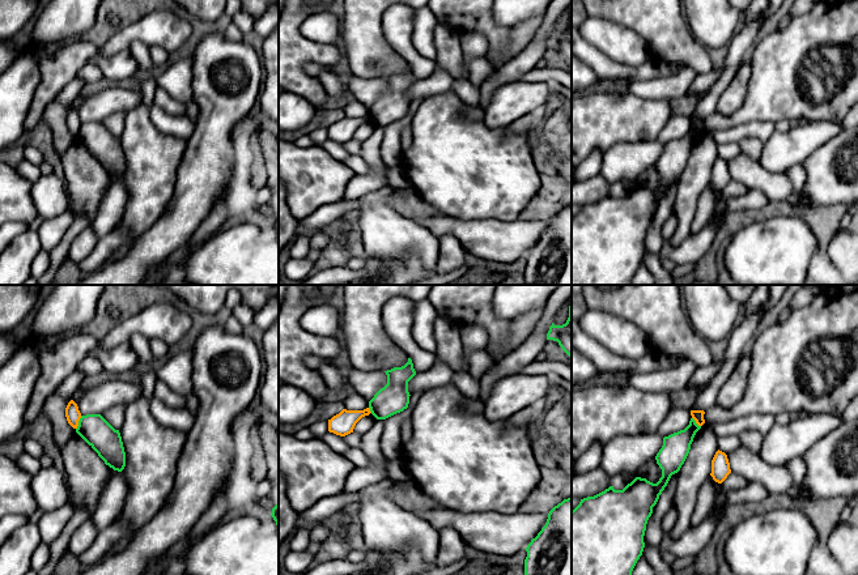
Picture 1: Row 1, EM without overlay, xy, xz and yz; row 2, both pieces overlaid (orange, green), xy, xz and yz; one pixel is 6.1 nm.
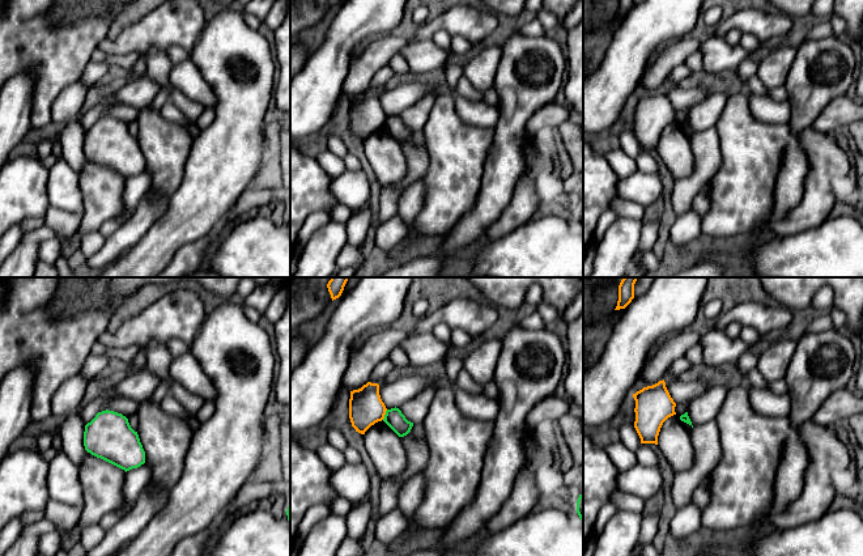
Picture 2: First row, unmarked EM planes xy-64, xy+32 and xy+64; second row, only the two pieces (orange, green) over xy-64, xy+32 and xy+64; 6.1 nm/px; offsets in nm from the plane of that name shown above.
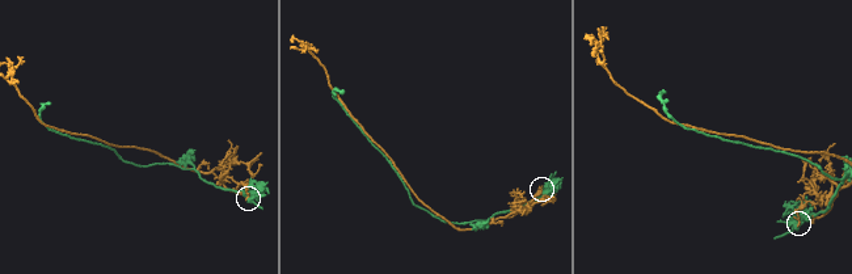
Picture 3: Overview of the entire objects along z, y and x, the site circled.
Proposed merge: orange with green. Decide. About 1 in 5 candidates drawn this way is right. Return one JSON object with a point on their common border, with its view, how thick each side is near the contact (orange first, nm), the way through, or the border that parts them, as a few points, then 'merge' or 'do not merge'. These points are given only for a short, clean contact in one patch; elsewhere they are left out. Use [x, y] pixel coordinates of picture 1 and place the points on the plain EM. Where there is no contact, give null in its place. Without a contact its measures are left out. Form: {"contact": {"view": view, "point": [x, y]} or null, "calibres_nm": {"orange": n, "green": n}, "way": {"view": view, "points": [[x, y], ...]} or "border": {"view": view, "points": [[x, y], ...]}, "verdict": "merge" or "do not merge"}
{"contact": {"view": "xy", "point": [77, 130]}, "calibres_nm": {"orange": 90, "green": 180}, "border": {"view": "xy", "points": [[81, 123], [76, 136]]}, "verdict": "do not merge"}

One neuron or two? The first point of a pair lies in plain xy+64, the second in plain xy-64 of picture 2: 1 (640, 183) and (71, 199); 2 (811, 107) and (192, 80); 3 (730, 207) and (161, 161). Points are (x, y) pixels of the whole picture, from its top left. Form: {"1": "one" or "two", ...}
{"1": "one", "2": "two", "3": "one"}

